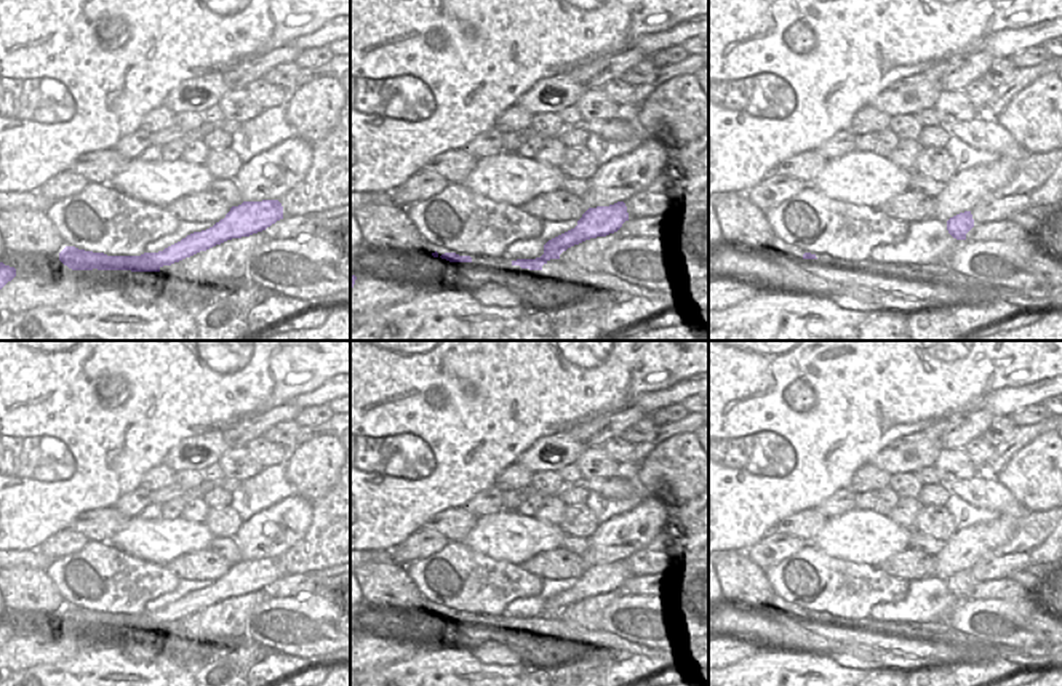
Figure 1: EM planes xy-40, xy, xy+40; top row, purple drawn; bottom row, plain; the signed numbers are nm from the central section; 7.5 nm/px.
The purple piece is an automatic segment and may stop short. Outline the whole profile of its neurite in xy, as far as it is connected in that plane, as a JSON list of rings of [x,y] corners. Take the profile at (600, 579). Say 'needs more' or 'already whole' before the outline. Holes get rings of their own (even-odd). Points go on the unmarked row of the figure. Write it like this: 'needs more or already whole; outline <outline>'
already whole; outline [[[617,560],[609,564],[589,566],[577,584],[544,603],[544,612],[536,617],[517,617],[512,624],[520,624],[521,627],[542,628],[542,624],[550,617],[560,617],[560,612],[568,606],[579,603],[585,598],[606,595],[617,590],[622,582],[629,579],[627,564],[624,560]]]

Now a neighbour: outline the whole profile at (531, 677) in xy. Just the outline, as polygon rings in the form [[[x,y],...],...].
[[[526,668],[512,686],[552,686],[552,668]]]

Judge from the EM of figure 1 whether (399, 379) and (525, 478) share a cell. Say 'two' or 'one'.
two

